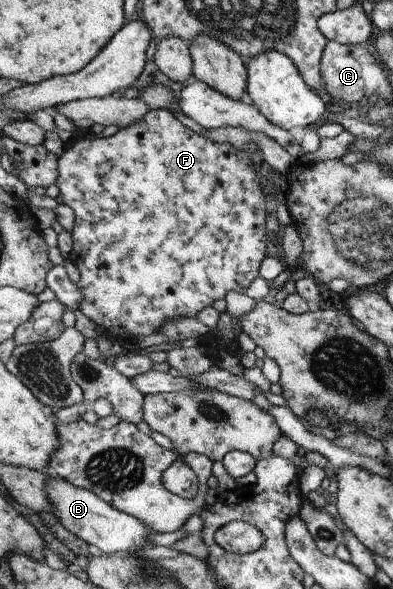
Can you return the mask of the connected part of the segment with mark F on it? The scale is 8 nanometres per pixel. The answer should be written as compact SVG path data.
M154 109L144 115L142 120L121 128L110 137L79 135L66 144L59 156L58 178L55 184L60 189L59 200L75 212L75 223L71 236L75 240L72 260L81 274L77 285L82 289L84 298L81 311L93 320L108 339L118 342L131 340L134 336L146 336L158 333L162 323L168 319L196 317L213 302L225 298L230 291L234 294L244 293L250 283L258 277L260 262L266 258L266 196L262 192L256 168L248 160L246 151L236 150L227 142L217 143L200 136L197 132L184 126L172 112L166 109Z

